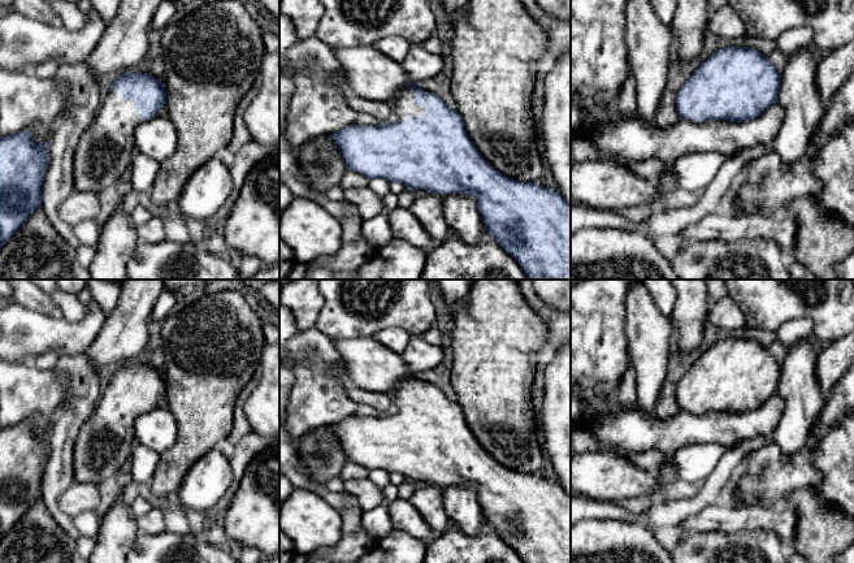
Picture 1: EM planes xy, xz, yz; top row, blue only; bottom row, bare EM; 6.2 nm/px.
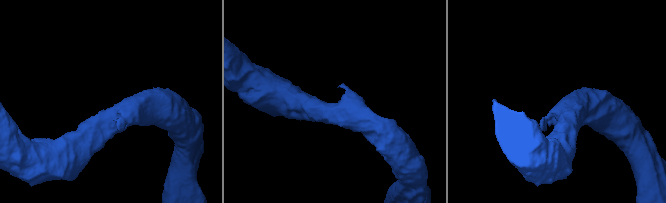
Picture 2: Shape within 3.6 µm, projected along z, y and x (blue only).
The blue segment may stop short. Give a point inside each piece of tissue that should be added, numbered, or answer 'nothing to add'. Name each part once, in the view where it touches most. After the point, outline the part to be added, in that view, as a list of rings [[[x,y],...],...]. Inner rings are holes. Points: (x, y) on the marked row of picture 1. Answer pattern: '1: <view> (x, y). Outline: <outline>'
1: xz (403, 103). Outline: [[[403,87],[390,103],[395,111],[399,122],[406,122],[408,117],[421,117],[425,112],[424,107],[415,103],[415,90]]]

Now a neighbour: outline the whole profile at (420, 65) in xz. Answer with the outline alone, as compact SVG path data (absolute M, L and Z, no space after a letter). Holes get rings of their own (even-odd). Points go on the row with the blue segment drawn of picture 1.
M411 44L400 65L412 82L421 83L434 78L442 70L443 60L441 53L428 52L421 44Z

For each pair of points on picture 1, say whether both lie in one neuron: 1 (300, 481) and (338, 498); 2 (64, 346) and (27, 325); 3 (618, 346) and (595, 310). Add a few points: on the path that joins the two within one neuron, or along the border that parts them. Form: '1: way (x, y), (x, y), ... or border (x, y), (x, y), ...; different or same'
1: way (310, 485), (329, 496); same
2: way (55, 337), (51, 333), (37, 333); same
3: way (608, 337), (595, 324), (595, 319); same

